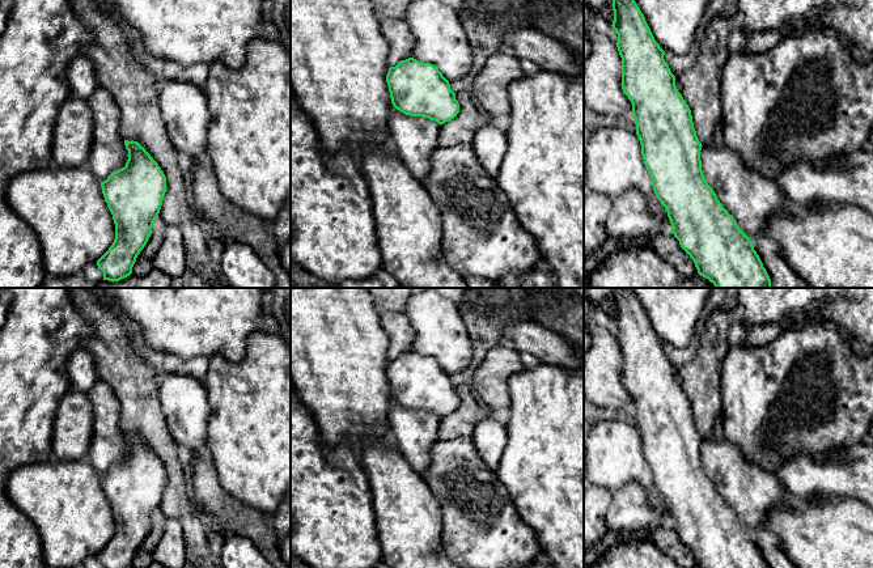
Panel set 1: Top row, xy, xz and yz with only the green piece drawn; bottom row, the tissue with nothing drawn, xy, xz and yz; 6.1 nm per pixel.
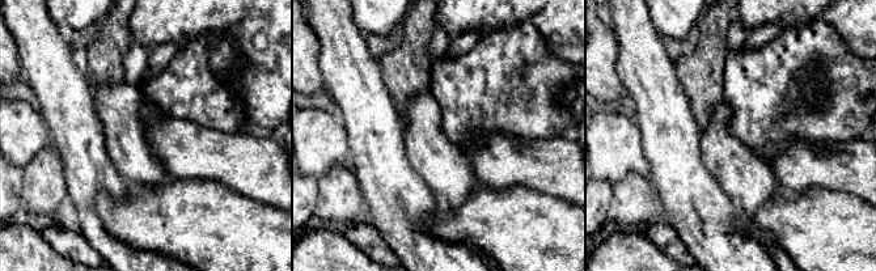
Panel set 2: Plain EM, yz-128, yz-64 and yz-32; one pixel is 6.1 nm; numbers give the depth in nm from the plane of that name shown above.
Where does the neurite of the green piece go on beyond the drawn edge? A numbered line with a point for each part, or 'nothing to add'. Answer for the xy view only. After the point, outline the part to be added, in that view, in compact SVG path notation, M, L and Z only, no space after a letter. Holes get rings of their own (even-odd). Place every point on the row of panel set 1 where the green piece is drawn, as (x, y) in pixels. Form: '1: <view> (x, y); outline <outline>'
nothing to add

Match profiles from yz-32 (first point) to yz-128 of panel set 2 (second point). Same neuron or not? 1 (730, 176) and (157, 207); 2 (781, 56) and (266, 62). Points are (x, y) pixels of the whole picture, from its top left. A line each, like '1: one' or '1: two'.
1: two
2: two

